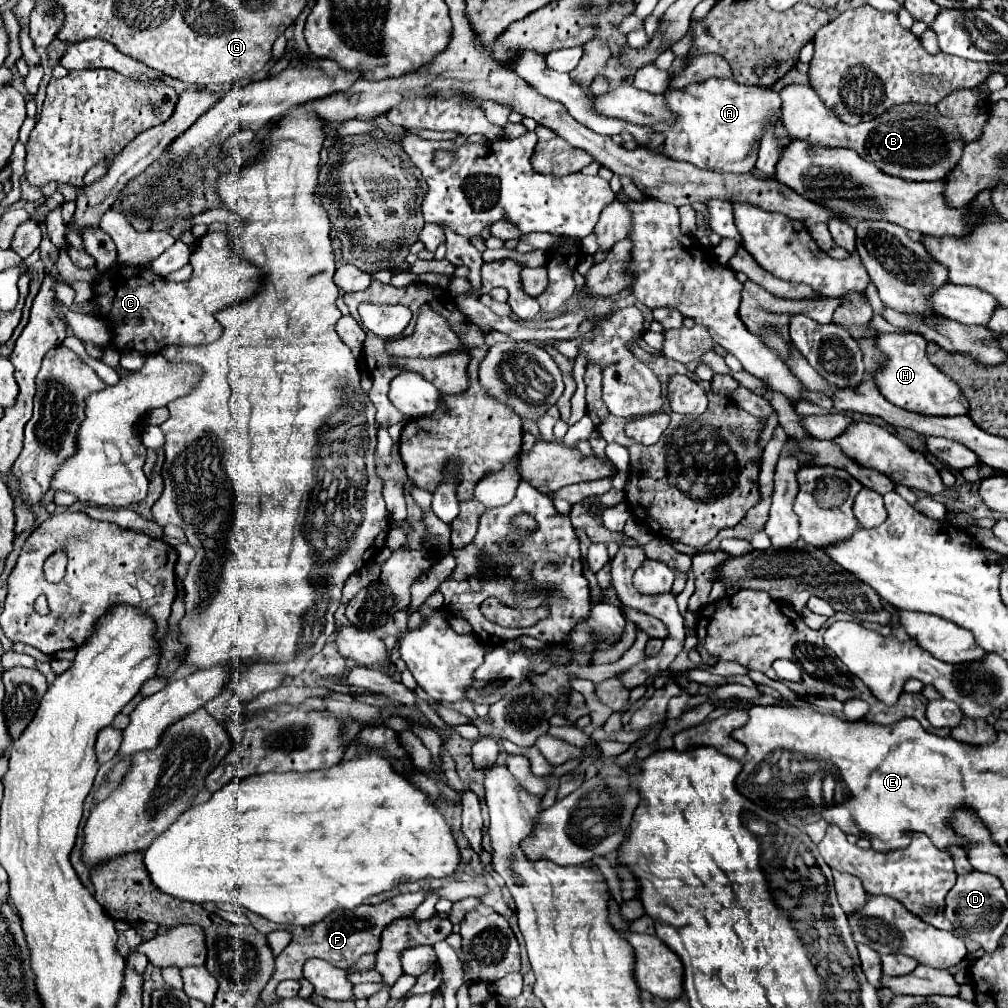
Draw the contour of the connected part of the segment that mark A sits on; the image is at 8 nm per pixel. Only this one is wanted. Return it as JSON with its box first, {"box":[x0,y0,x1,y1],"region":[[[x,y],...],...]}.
{"box":[654,79,790,173],"region":[[[706,79],[702,83],[690,83],[684,89],[668,89],[664,93],[668,111],[674,113],[674,123],[656,123],[654,131],[664,137],[662,143],[662,155],[676,161],[688,161],[704,171],[714,173],[750,173],[756,157],[758,157],[758,143],[762,135],[764,119],[774,119],[778,125],[778,137],[782,139],[780,147],[784,147],[790,137],[786,135],[786,129],[780,121],[780,97],[772,89],[760,89],[754,85],[736,83],[734,79]]]}

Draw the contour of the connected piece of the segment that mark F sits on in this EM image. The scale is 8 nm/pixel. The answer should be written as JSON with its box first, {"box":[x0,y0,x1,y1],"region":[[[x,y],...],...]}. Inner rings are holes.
{"box":[262,891,426,999],"region":[[[426,891],[420,893],[406,893],[392,897],[388,901],[382,901],[378,905],[358,905],[352,911],[336,911],[334,915],[326,917],[322,923],[316,923],[314,927],[292,927],[292,941],[290,945],[276,957],[276,969],[270,977],[268,985],[262,993],[266,993],[266,999],[276,999],[274,989],[282,979],[302,979],[302,967],[310,957],[320,957],[332,963],[334,967],[348,969],[352,967],[362,955],[376,953],[380,947],[380,933],[382,929],[392,923],[398,917],[408,917],[416,911],[416,907],[424,901]]]}

